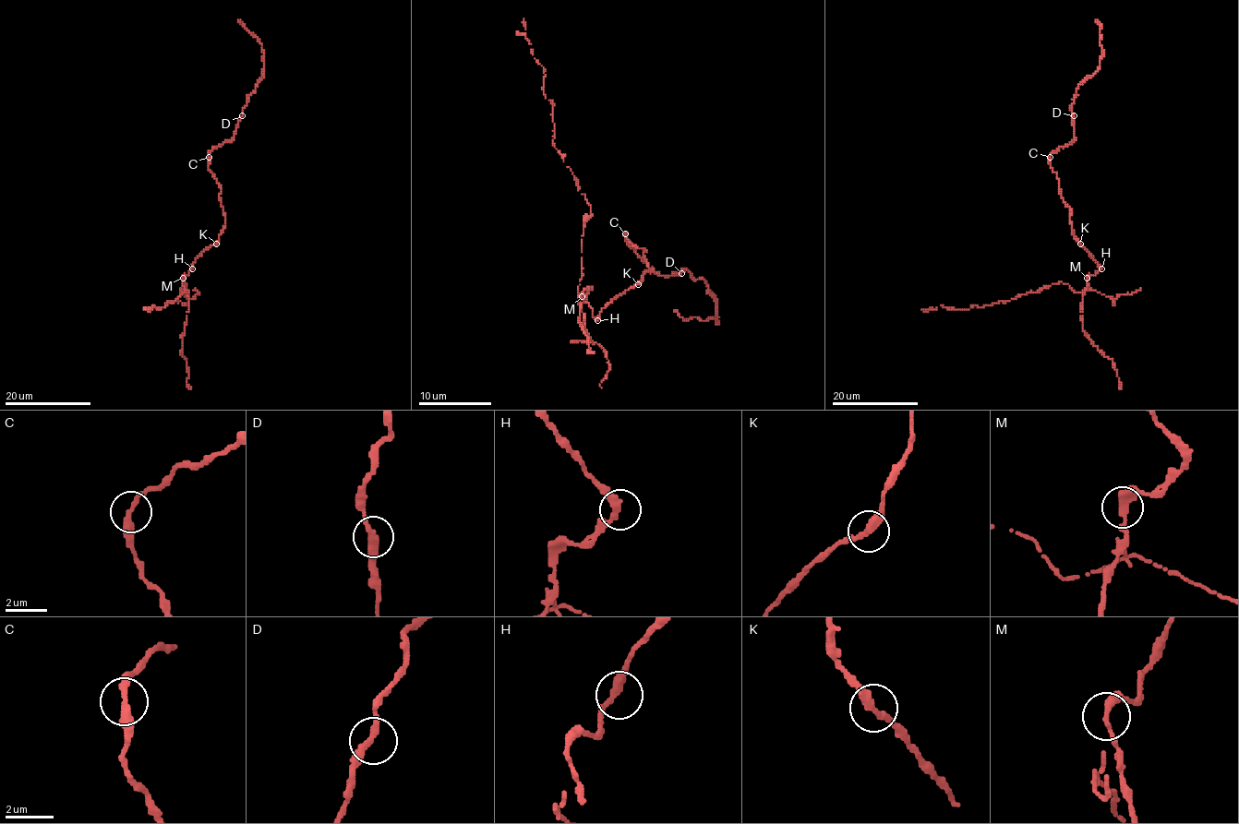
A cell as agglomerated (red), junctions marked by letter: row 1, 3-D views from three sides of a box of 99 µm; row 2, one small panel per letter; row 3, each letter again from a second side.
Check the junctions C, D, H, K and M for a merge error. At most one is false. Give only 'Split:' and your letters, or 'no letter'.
Split: M

